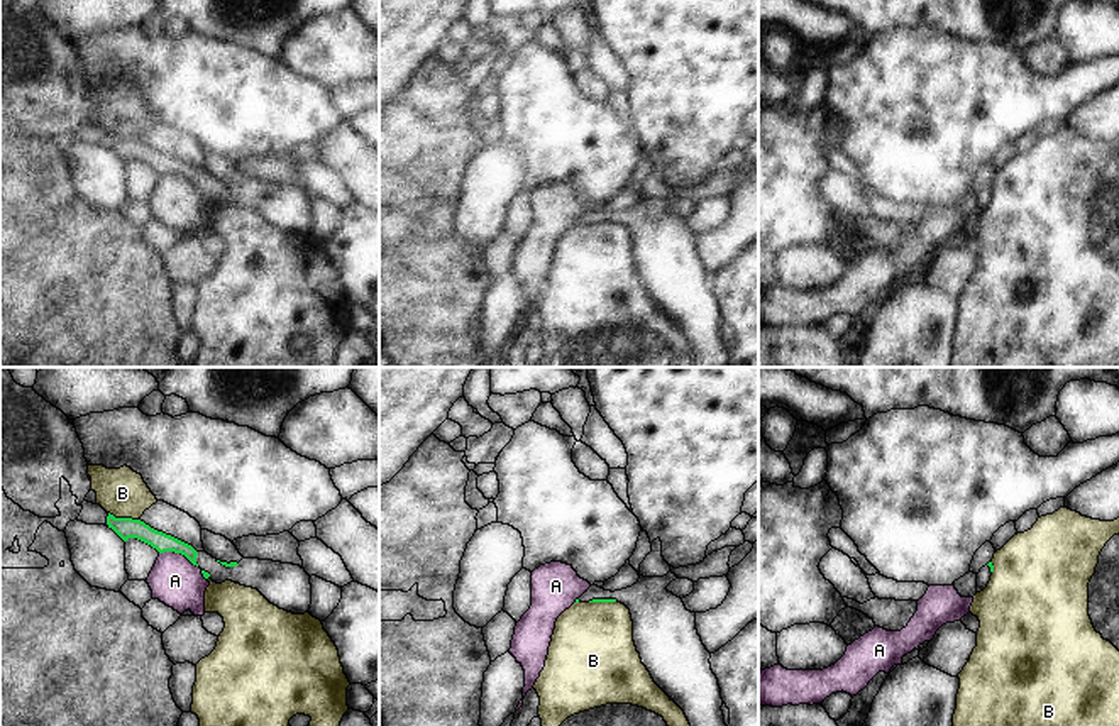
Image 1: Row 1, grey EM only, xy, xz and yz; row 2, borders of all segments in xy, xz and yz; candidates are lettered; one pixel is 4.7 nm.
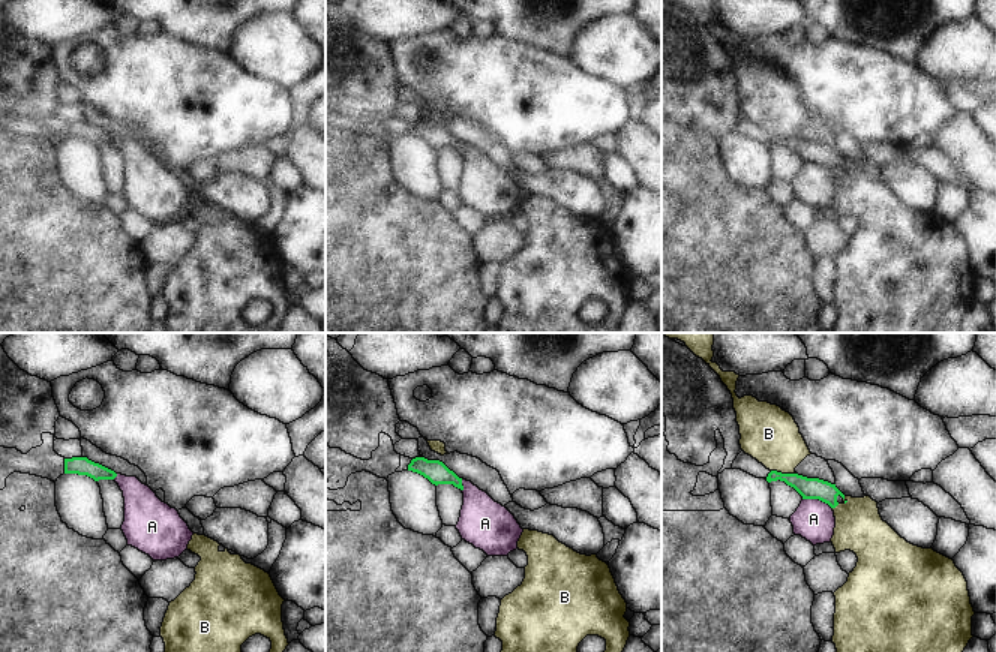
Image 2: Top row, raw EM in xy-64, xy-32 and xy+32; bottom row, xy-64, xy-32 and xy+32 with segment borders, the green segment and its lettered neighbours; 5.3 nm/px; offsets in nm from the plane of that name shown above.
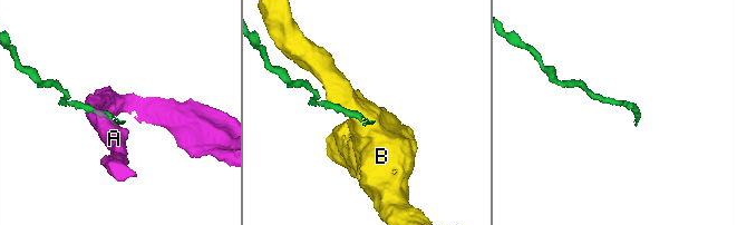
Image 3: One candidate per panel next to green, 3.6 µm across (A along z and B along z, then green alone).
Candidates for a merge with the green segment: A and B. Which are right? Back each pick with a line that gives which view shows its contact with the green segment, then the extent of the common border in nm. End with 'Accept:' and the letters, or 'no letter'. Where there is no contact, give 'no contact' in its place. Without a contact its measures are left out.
Accept: no letter

